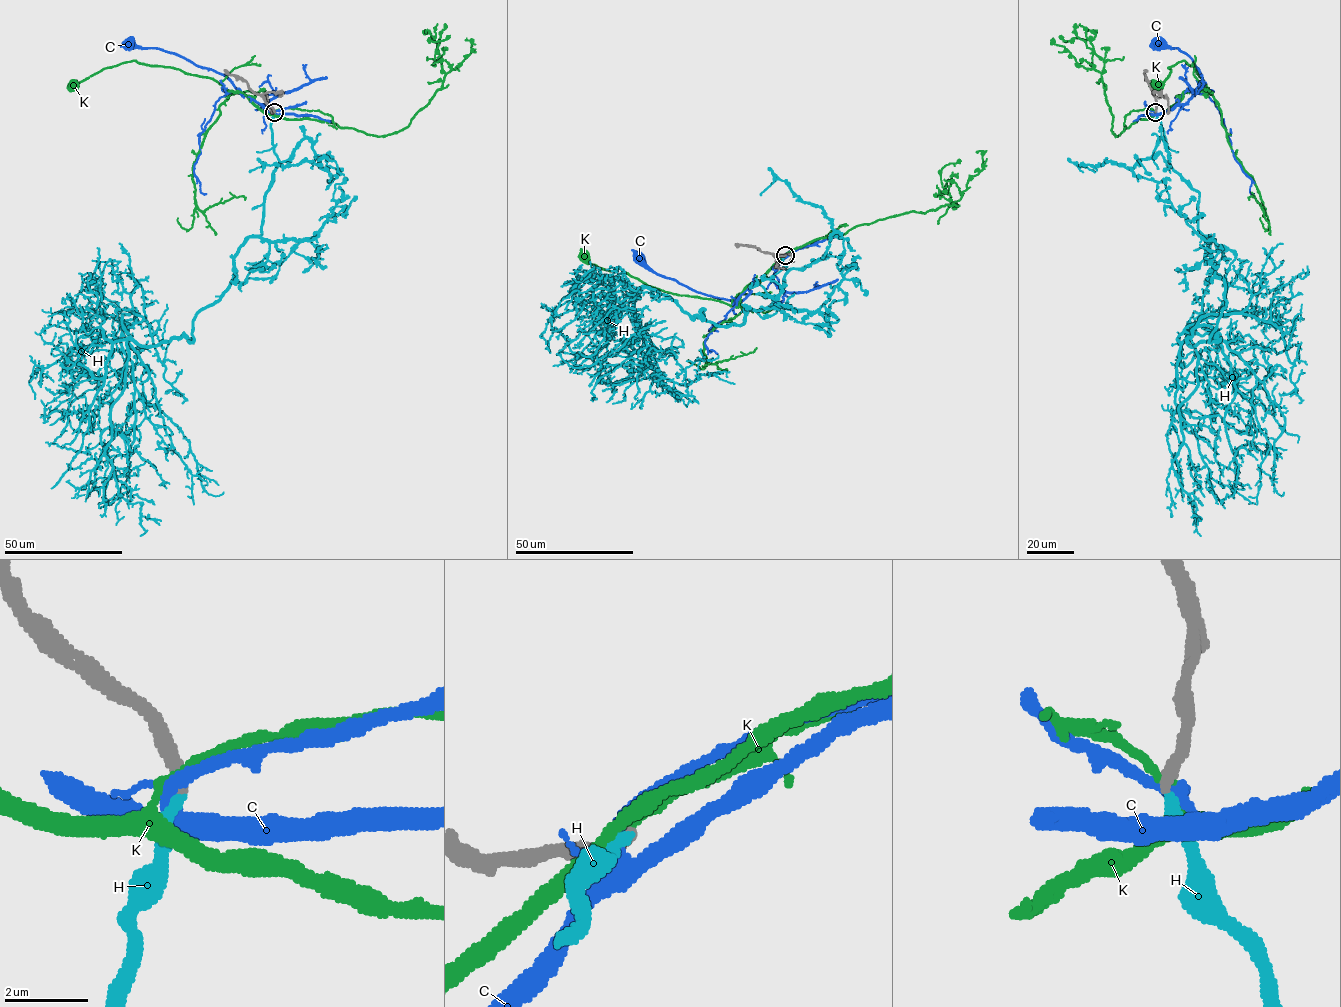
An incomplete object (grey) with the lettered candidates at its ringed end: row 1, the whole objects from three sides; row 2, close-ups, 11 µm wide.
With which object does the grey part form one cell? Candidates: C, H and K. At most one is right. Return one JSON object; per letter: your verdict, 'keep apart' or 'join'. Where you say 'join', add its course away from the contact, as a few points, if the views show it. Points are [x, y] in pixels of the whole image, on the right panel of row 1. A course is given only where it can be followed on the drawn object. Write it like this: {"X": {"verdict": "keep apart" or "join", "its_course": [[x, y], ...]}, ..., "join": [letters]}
{"C": {"verdict": "keep apart"}, "H": {"verdict": "join", "its_course": [[1155, 112], [1225, 288], [1215, 340], [1188, 342], [1217, 331], [1227, 438], [1253, 442]]}, "K": {"verdict": "keep apart"}, "join": ["H"]}

